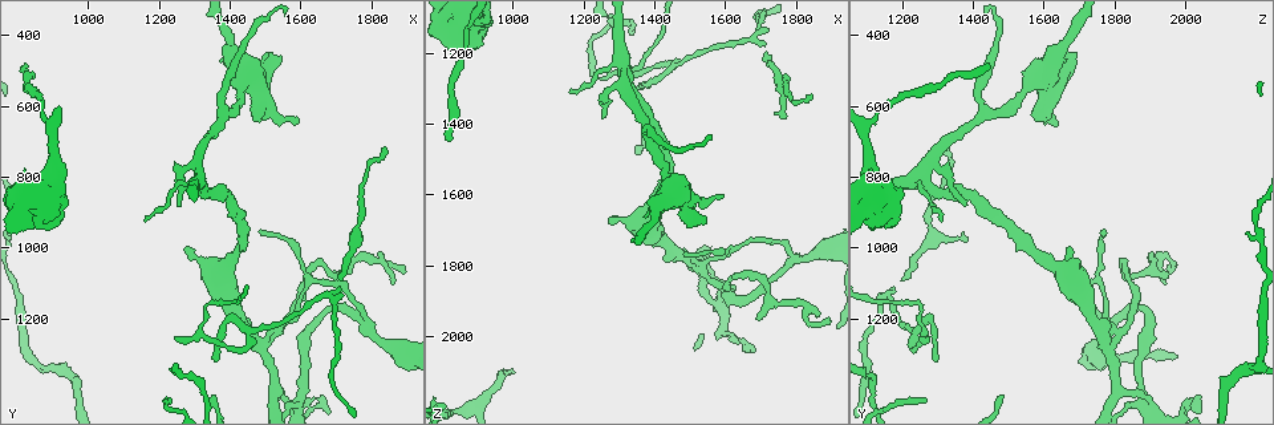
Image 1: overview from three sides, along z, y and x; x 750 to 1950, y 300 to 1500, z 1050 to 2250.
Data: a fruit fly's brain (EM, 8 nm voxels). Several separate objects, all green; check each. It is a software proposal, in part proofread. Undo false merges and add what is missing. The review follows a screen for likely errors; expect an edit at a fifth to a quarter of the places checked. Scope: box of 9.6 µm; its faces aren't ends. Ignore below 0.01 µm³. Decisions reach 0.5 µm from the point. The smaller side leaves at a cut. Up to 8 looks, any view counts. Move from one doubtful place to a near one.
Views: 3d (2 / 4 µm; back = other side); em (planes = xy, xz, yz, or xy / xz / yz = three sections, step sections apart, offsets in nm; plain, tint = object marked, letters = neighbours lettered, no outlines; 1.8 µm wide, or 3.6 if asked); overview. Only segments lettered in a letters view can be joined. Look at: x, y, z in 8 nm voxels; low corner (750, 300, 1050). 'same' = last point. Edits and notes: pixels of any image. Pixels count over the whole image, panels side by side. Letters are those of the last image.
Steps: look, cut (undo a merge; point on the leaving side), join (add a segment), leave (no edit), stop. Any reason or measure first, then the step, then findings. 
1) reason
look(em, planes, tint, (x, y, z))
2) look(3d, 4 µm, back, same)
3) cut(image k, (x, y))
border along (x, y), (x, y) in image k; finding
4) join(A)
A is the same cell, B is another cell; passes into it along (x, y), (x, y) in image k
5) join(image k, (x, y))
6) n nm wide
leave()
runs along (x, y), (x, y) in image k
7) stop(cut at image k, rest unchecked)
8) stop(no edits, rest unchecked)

branch stops here
look(3d, 2 µm, (1750, 960, 1380))

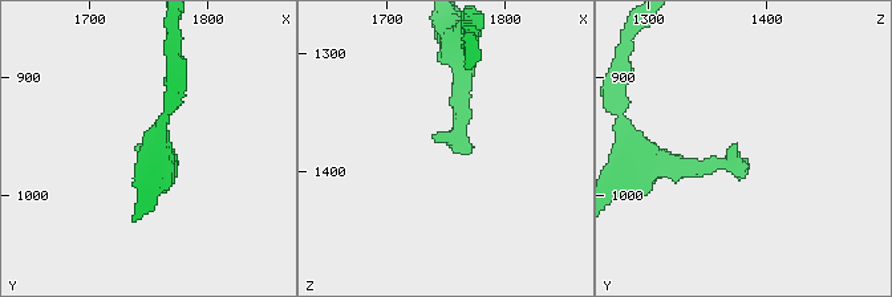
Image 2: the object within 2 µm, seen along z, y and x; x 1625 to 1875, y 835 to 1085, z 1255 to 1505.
shape alone is not enough
look(em, planes, letters, (1744, 956, 1378))

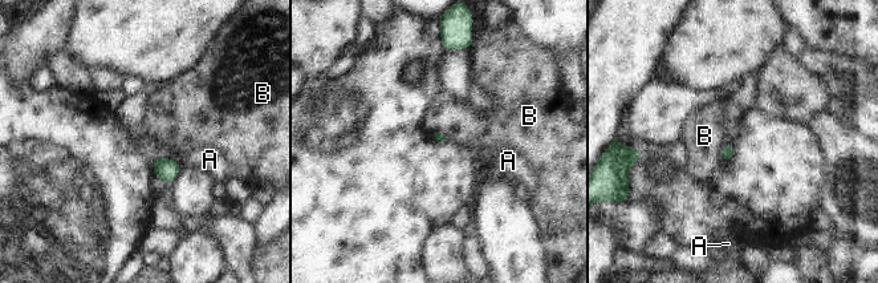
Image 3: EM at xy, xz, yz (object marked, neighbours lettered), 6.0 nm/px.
leave()
A and B are other cells; none of them fits

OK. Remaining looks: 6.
branch stops here
look(em, xz, step 16, letters, (1270, 1010, 1680))

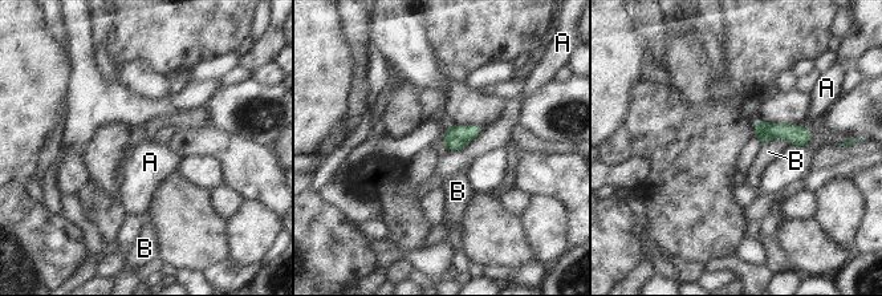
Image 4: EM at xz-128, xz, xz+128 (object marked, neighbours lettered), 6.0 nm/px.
A touches over 280 nm
leave()
A and B are other cells; border along (483, 128), (462, 148), (443, 150) in image 4; no lettered segment goes on from it

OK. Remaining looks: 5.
calibre changes
look(em, planes, letters, (1480, 550, 1600))

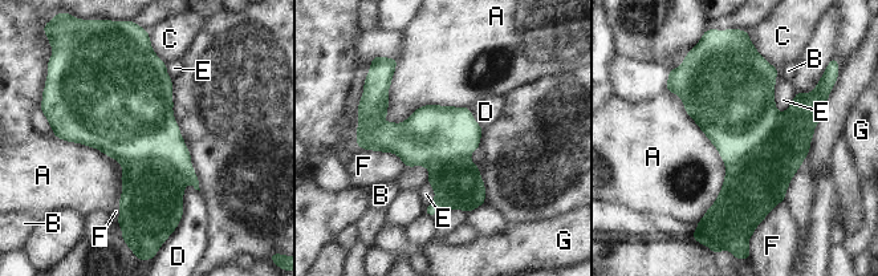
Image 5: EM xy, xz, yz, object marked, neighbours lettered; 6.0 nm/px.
leave()
A, B, C, D, E, F and G are other cells; border along (468, 108), (425, 104), (377, 122) in image 5; continuous, no second neuron

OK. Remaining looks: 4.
three-way junction
look(3d, 4 µm, (1310, 800, 1260))

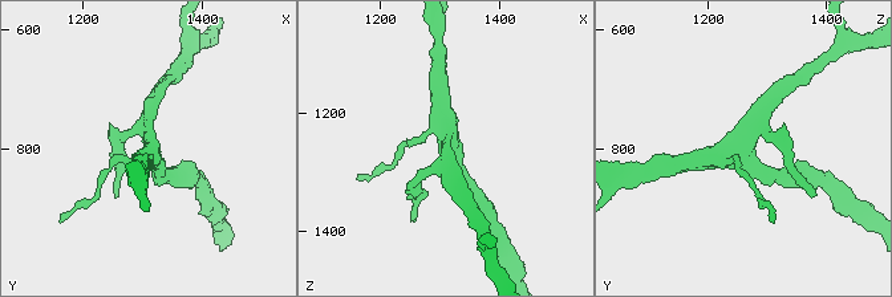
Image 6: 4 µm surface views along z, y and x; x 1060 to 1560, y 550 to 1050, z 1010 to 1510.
look(em, xz, step 16, tint, (1310, 810, 1255))

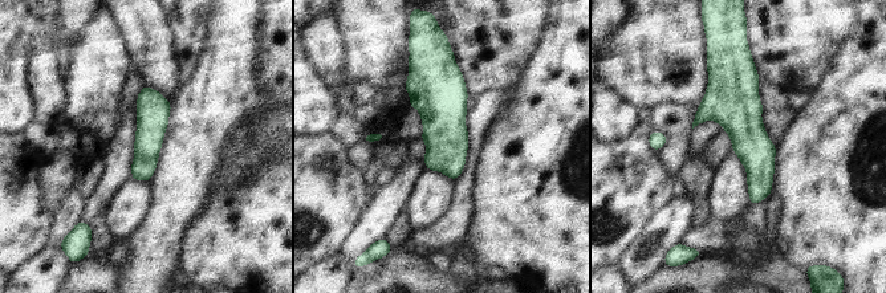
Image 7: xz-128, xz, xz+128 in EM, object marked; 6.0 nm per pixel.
another direction
look(em, planes, letters, same)

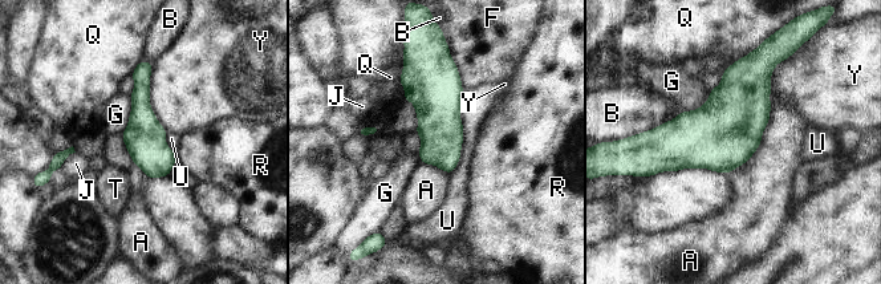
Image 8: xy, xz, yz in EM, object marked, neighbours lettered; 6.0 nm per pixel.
leave()
A, B, F, G, J, Q, R, T, U and Y are other cells; runs along (145, 64), (143, 137), (158, 174) in image 8; one neuron here

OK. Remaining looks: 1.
stop(no edits, rest unchecked)

